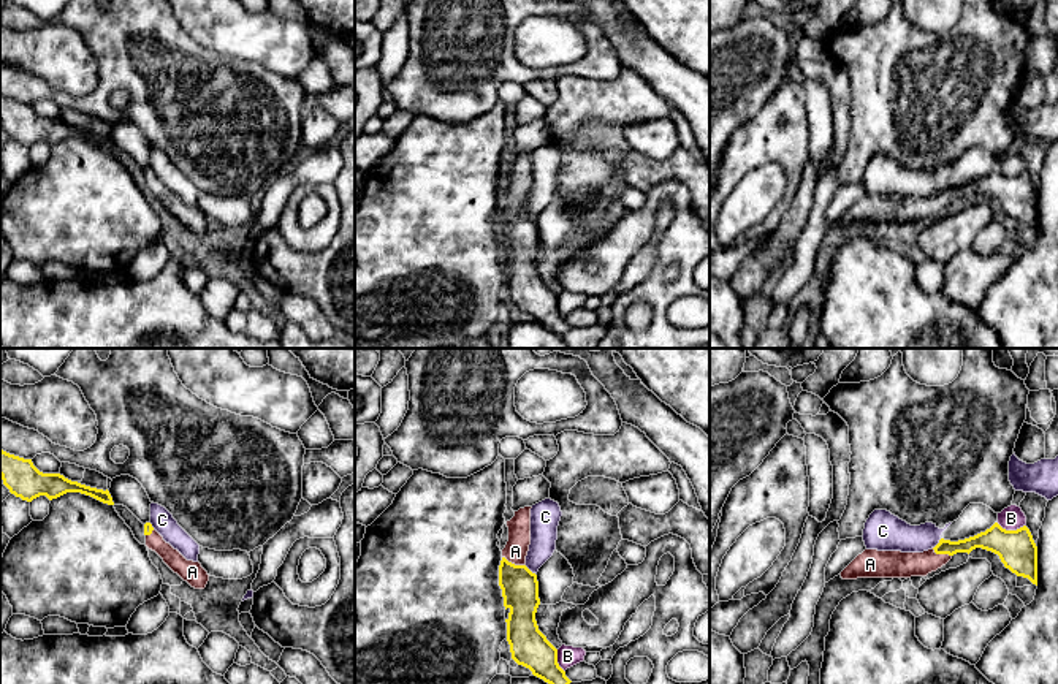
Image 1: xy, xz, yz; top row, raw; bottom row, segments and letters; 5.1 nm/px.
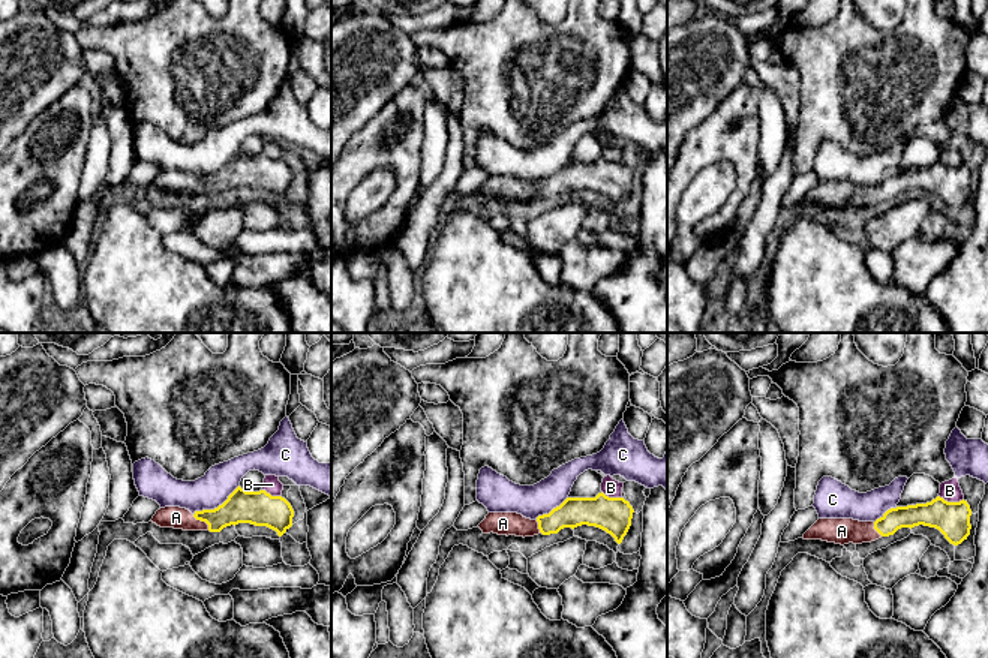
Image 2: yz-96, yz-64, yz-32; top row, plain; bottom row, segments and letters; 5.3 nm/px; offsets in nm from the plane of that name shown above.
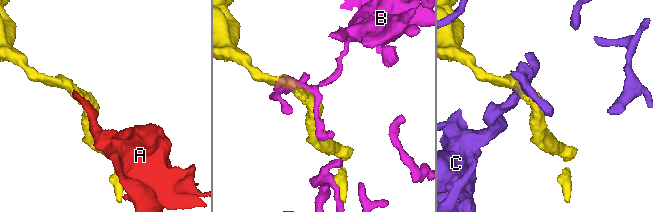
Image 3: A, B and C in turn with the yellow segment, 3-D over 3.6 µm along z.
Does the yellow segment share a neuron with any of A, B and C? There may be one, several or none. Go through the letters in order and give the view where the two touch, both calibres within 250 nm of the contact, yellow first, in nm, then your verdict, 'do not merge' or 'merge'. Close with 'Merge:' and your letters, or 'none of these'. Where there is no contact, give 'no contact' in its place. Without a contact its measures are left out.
A: xz | 190/120 nm | merge
B: yz | 190/120 nm | do not merge
C: xz | 190/140 nm | do not merge
Merge: A

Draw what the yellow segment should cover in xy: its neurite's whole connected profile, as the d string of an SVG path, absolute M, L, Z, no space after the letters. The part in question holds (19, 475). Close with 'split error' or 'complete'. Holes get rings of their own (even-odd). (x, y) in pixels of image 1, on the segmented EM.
M0 448L0 477L11 494L22 500L32 502L40 496L49 500L67 492L81 492L103 504L114 505L109 491L90 488L78 481L71 481L60 473L40 472L32 459L10 454Z; complete

